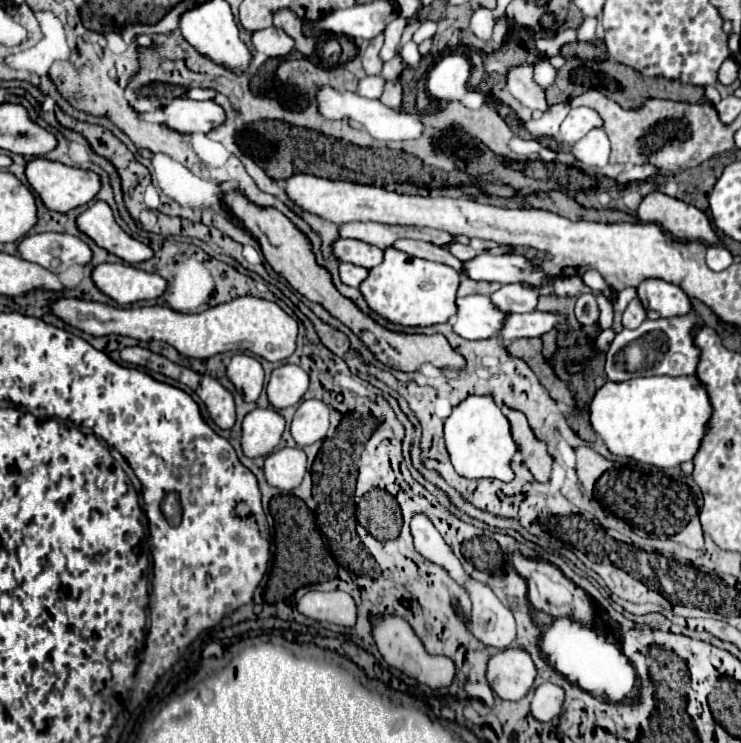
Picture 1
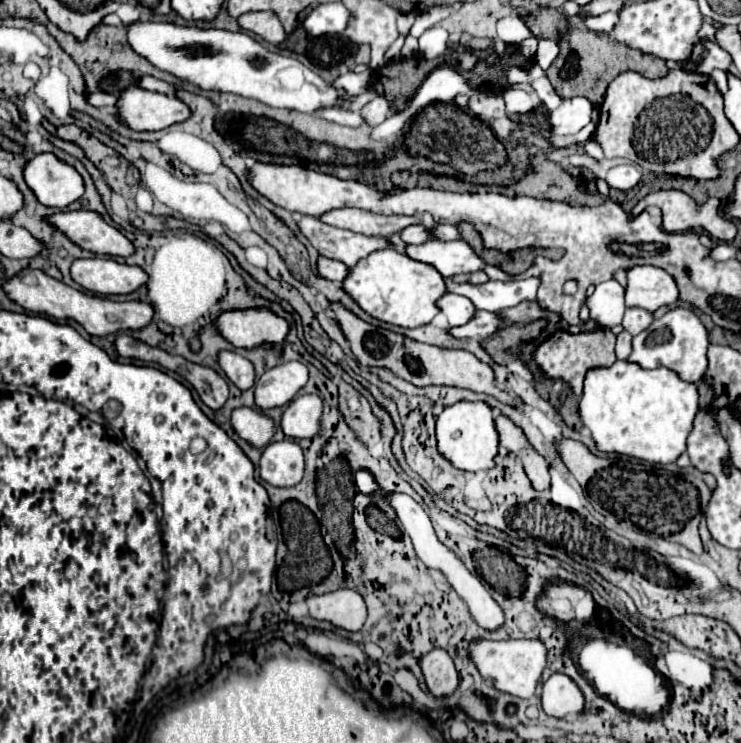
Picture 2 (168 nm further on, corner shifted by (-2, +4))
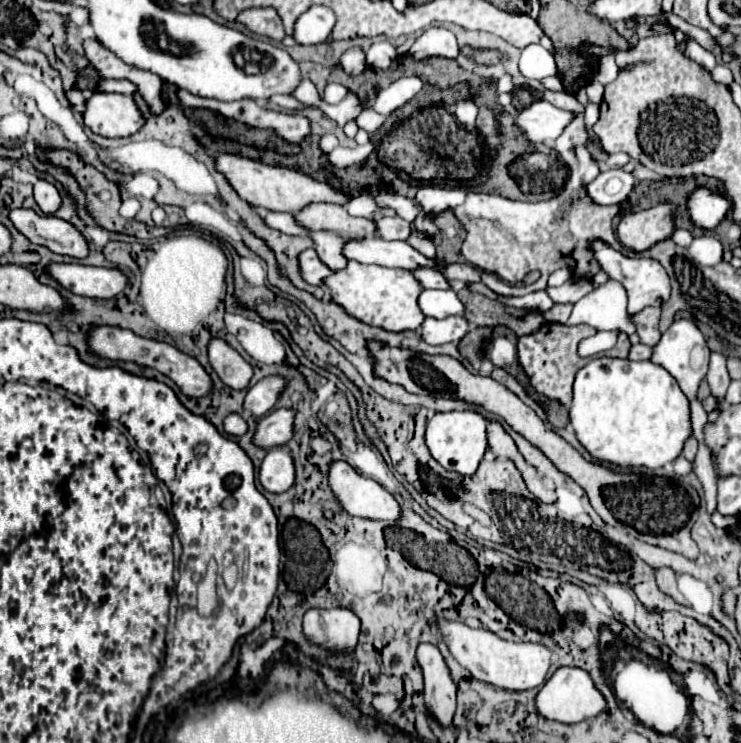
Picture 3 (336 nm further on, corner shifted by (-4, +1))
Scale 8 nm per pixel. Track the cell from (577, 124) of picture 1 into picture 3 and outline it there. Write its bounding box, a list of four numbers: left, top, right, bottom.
[515,99,573,143]

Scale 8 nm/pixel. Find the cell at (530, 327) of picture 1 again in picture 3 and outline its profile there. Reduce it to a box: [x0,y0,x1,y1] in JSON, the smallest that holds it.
[421,317,469,345]

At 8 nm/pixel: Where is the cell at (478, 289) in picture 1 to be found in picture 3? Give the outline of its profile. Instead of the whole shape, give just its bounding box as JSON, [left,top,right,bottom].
[447,263,481,281]

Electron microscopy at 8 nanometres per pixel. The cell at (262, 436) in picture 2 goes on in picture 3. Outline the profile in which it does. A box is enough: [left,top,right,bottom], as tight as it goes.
[225,413,247,435]

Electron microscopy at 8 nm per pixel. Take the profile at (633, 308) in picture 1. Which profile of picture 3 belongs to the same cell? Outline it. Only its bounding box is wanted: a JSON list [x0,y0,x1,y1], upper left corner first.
[635,307,661,347]

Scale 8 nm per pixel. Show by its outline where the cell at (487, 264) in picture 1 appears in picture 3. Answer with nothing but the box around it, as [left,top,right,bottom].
[343,235,443,271]

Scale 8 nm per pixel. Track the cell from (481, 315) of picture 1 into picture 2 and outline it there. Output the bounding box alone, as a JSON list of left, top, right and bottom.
[439,294,475,326]

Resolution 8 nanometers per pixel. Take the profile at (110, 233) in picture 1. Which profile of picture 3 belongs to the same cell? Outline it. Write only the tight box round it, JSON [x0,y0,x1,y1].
[9,209,89,257]

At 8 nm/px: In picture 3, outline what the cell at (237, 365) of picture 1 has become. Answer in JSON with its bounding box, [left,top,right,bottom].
[207,339,253,389]

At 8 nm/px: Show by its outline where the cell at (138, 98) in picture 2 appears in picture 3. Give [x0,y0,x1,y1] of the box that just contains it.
[83,93,145,137]

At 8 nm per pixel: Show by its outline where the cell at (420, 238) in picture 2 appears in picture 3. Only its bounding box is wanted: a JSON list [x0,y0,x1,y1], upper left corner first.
[373,217,411,239]

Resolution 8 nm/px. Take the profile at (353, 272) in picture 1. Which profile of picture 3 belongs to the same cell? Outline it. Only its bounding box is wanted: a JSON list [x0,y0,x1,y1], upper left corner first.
[299,249,331,285]

